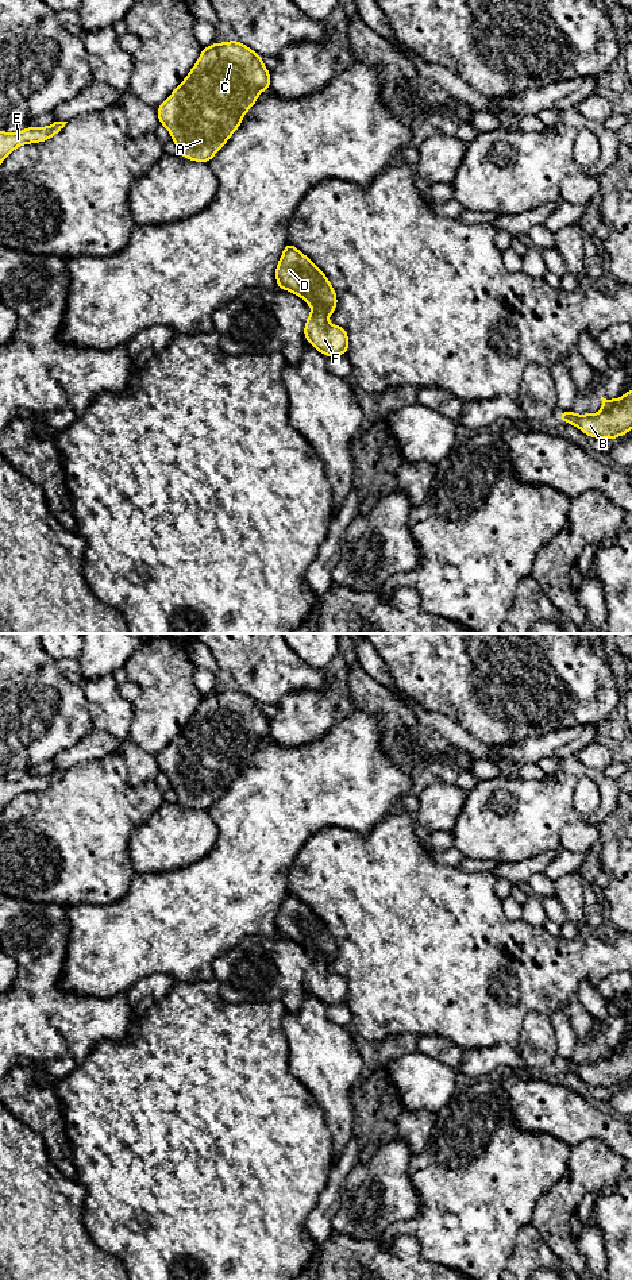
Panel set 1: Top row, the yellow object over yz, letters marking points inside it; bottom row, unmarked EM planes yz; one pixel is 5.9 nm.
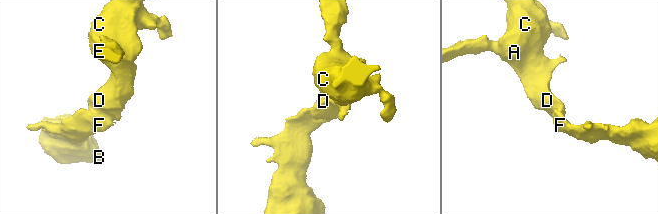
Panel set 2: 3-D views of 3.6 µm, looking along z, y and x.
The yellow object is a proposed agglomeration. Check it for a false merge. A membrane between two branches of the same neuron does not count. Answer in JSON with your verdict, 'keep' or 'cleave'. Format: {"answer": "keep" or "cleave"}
{"answer": "keep"}

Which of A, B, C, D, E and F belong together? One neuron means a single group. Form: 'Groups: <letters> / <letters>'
Groups: A B C D E F

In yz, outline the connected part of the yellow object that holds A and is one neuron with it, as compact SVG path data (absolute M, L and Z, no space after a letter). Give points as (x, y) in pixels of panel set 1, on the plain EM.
M239 689L215 690L203 699L182 732L157 756L158 770L163 772L177 794L177 802L197 810L209 810L240 774L244 762L255 752L258 743L270 737L270 720L263 706Z

